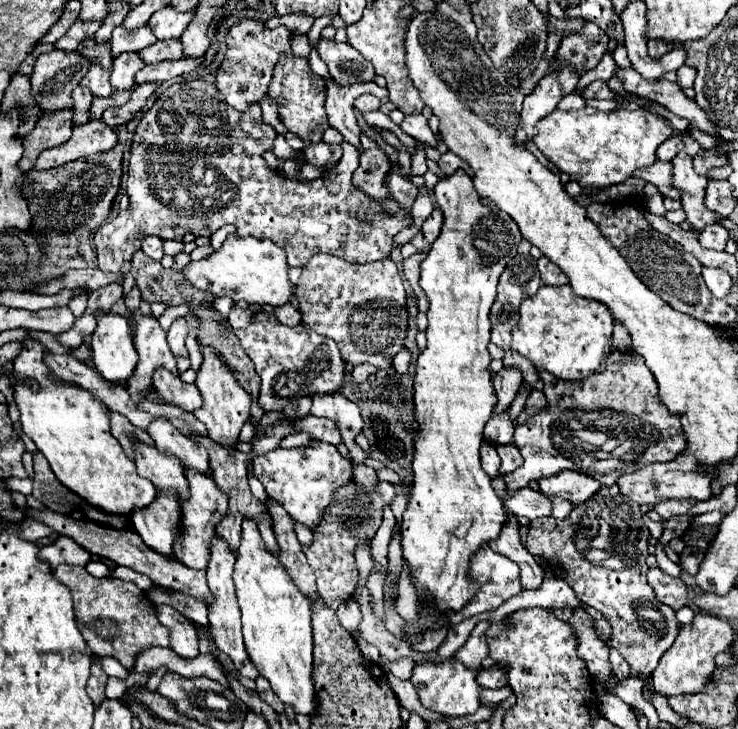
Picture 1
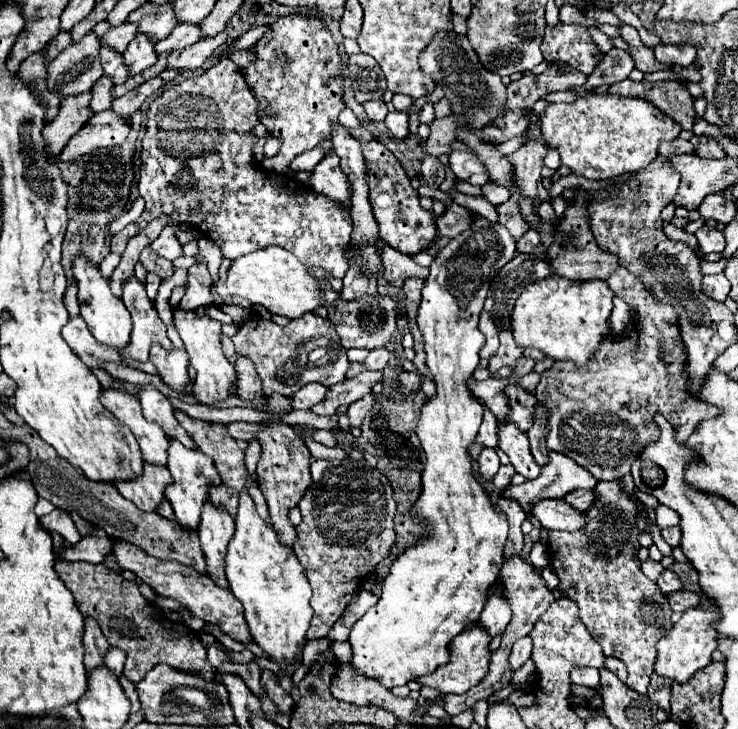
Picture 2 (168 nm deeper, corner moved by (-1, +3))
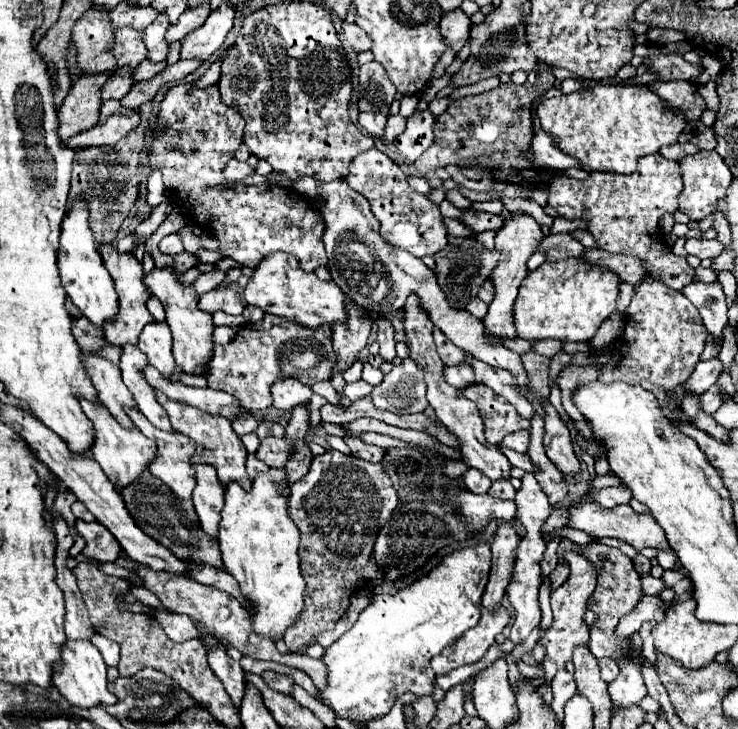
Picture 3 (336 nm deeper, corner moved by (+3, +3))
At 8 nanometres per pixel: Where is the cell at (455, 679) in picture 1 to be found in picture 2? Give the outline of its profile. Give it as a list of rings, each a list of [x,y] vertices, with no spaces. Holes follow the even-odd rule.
[[[479,625],[473,627],[473,629],[465,629],[465,633],[459,633],[455,639],[453,639],[453,645],[449,647],[449,663],[437,667],[433,673],[425,675],[425,677],[419,677],[417,683],[419,685],[425,685],[425,687],[431,687],[431,689],[437,689],[441,695],[449,695],[449,693],[455,693],[455,695],[461,695],[465,691],[469,691],[473,685],[477,685],[485,673],[487,673],[487,667],[489,667],[489,657],[491,657],[491,651],[489,651],[489,635],[485,633],[485,629],[481,629]]]

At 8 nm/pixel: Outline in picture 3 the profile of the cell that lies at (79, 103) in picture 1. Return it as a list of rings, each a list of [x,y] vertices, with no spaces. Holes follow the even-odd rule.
[[[117,69],[115,75],[105,83],[103,87],[103,101],[107,99],[121,99],[129,93],[129,89],[133,87],[133,73],[135,69]]]

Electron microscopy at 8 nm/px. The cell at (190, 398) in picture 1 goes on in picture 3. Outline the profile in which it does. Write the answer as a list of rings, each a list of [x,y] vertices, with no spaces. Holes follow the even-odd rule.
[[[153,321],[145,325],[139,335],[137,347],[147,355],[149,365],[153,365],[163,377],[169,377],[175,369],[175,361],[171,355],[171,333],[165,321]]]

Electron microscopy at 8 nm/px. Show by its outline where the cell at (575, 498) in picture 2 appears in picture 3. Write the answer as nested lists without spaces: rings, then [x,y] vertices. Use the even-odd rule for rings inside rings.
[[[619,485],[619,487],[609,487],[609,489],[601,489],[601,491],[589,491],[589,495],[593,497],[595,503],[603,505],[603,507],[617,507],[617,505],[625,505],[631,501],[631,493],[627,485]]]

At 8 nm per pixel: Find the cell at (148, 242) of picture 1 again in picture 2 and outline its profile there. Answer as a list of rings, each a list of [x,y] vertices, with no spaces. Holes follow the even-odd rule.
[[[165,227],[163,231],[161,231],[161,235],[149,245],[157,255],[161,255],[161,257],[165,257],[165,259],[169,259],[169,261],[173,261],[173,259],[177,259],[179,255],[181,255],[181,243],[175,239],[175,231],[173,231],[173,227]]]

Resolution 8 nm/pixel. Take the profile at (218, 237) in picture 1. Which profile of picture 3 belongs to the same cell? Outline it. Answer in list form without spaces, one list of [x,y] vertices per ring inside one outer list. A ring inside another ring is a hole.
[[[217,269],[217,271],[213,271],[213,273],[203,273],[203,275],[193,283],[193,287],[195,287],[195,293],[197,293],[197,295],[203,295],[203,293],[219,287],[223,281],[225,281],[225,271]]]

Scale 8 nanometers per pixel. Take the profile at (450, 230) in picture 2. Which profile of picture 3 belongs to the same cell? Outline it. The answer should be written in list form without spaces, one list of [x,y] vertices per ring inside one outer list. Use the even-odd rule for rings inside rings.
[[[467,209],[463,213],[461,221],[467,227],[471,227],[475,233],[481,233],[481,231],[497,231],[505,223],[505,219],[499,217],[499,215],[491,215],[491,213],[485,213],[485,211],[471,211],[471,209]]]

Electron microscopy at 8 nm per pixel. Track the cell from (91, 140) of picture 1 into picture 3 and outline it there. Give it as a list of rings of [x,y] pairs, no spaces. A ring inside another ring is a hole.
[[[105,101],[101,107],[99,123],[93,129],[81,131],[67,141],[71,149],[91,147],[91,145],[115,145],[129,131],[137,129],[141,121],[139,111],[125,109],[119,101]]]

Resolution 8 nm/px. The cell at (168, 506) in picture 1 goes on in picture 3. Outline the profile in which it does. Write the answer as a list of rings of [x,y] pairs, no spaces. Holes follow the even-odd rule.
[[[79,397],[79,403],[81,403],[81,409],[85,411],[87,419],[93,423],[93,433],[95,433],[93,447],[91,447],[93,459],[101,465],[101,469],[105,471],[105,475],[117,489],[129,485],[133,479],[137,479],[141,475],[141,471],[145,467],[149,467],[149,461],[155,457],[153,441],[149,441],[135,425],[129,429],[119,425],[119,421],[103,405],[95,405],[83,397]]]

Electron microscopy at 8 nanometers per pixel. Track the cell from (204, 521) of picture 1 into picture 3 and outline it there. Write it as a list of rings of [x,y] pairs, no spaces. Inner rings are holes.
[[[129,409],[127,415],[131,417],[131,421],[141,429],[141,433],[145,433],[145,437],[153,437],[153,441],[157,443],[157,457],[153,459],[153,465],[149,465],[149,471],[159,477],[177,497],[181,499],[191,499],[191,493],[193,493],[193,487],[195,487],[195,475],[193,475],[193,467],[189,463],[189,459],[195,455],[195,453],[201,453],[201,445],[197,445],[195,441],[189,441],[185,435],[181,433],[165,433],[153,425],[149,425],[149,421],[145,421],[143,413],[139,413],[137,409]]]

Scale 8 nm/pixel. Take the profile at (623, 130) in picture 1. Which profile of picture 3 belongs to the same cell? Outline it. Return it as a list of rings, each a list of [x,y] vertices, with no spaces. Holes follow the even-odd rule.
[[[591,85],[581,91],[545,99],[537,115],[541,127],[557,137],[563,153],[575,157],[585,169],[633,173],[637,159],[677,143],[687,121],[679,117],[647,85]]]

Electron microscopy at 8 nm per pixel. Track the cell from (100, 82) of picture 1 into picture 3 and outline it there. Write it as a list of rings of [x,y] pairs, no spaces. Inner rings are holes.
[[[129,27],[119,29],[117,35],[115,35],[113,53],[117,57],[117,67],[123,67],[123,65],[137,67],[141,61],[147,59],[143,31],[129,29]]]

